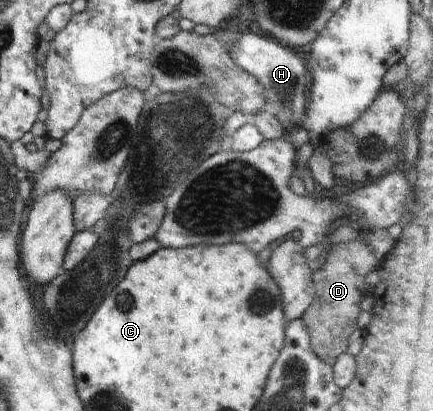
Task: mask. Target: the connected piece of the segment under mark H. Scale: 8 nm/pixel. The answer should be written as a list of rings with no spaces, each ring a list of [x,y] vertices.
[[[256,31],[244,34],[234,46],[226,47],[226,51],[230,53],[236,65],[253,75],[264,88],[266,101],[272,105],[284,133],[287,136],[297,136],[302,129],[307,105],[307,81],[304,74],[308,67],[300,59],[300,55],[294,53],[292,49],[288,51],[288,47],[272,41],[272,37],[260,35]]]

